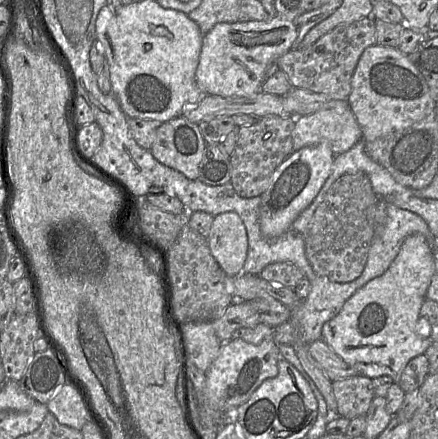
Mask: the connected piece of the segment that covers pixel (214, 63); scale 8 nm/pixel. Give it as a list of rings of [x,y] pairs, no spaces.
[[[280,16],[270,21],[218,23],[203,36],[196,83],[205,95],[253,96],[261,91],[267,67],[292,49],[297,35],[294,22]]]

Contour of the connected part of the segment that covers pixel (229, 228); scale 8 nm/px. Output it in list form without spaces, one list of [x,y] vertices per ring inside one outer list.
[[[233,211],[214,216],[206,239],[223,272],[229,277],[240,275],[248,251],[247,232],[240,216]]]

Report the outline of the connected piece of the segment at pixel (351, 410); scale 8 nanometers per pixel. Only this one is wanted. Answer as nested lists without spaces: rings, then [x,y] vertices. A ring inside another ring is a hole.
[[[363,375],[332,381],[332,388],[337,402],[337,414],[347,419],[365,416],[375,397],[372,379]]]

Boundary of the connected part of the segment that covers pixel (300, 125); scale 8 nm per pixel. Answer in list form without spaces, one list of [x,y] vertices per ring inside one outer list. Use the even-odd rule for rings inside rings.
[[[350,108],[320,110],[295,119],[292,133],[294,151],[326,143],[334,155],[339,155],[363,140],[361,127]]]

